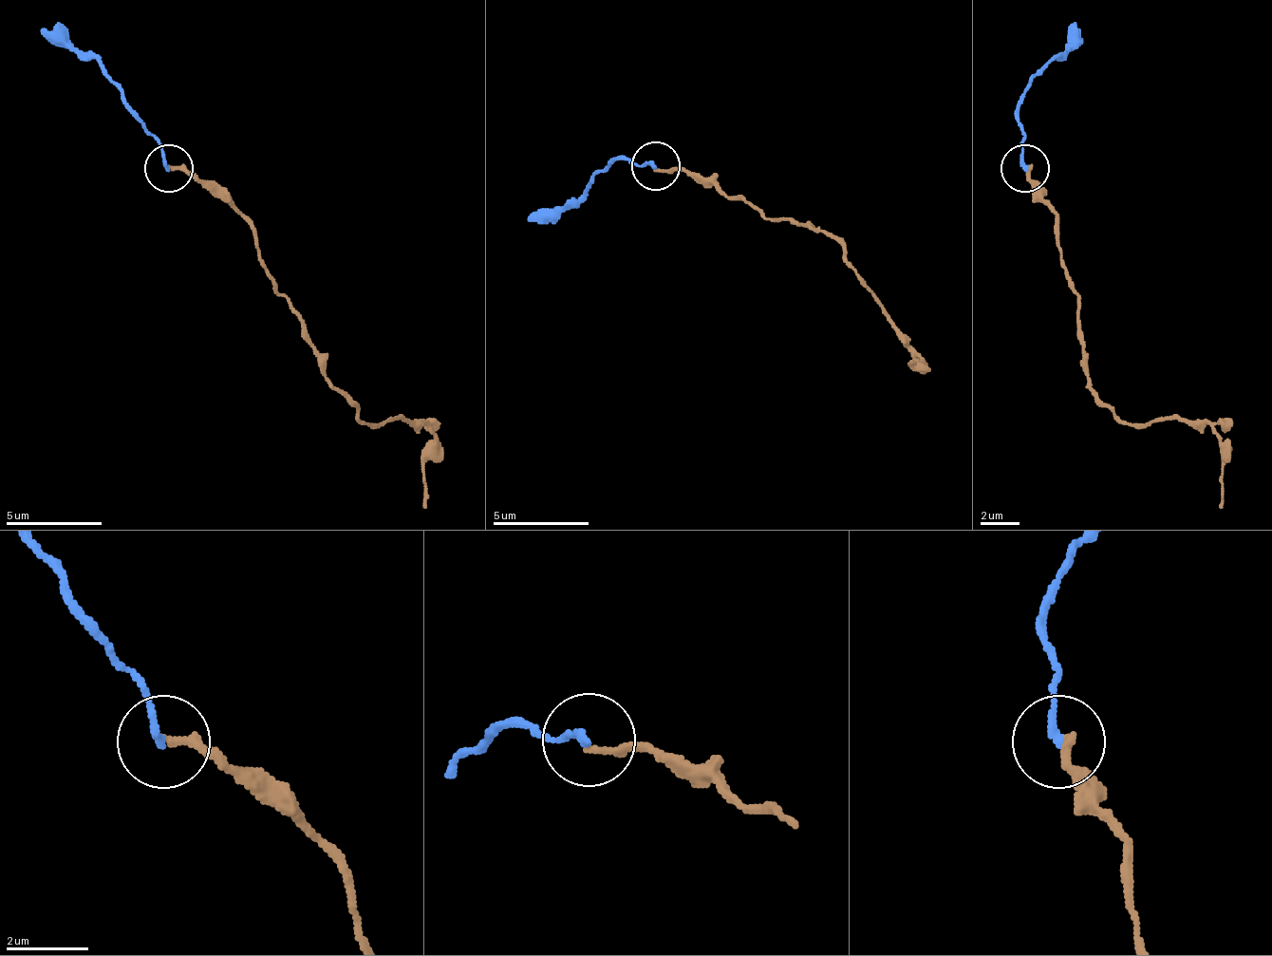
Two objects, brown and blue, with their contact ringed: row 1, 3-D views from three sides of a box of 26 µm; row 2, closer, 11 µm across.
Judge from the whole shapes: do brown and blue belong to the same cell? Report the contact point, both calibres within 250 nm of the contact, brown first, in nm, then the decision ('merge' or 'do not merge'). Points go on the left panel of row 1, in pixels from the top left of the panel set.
at (169, 168); 200 nm thick on the brown side, 180 nm on the other; merge

